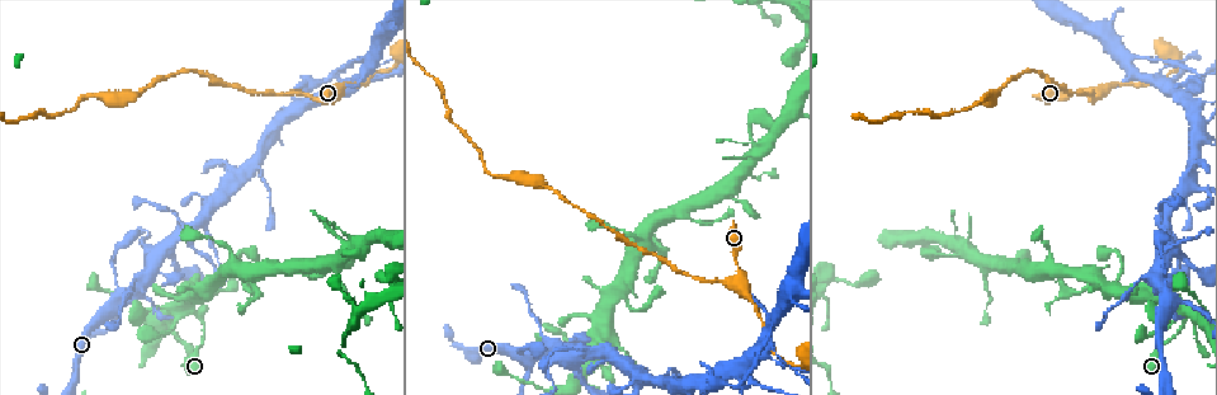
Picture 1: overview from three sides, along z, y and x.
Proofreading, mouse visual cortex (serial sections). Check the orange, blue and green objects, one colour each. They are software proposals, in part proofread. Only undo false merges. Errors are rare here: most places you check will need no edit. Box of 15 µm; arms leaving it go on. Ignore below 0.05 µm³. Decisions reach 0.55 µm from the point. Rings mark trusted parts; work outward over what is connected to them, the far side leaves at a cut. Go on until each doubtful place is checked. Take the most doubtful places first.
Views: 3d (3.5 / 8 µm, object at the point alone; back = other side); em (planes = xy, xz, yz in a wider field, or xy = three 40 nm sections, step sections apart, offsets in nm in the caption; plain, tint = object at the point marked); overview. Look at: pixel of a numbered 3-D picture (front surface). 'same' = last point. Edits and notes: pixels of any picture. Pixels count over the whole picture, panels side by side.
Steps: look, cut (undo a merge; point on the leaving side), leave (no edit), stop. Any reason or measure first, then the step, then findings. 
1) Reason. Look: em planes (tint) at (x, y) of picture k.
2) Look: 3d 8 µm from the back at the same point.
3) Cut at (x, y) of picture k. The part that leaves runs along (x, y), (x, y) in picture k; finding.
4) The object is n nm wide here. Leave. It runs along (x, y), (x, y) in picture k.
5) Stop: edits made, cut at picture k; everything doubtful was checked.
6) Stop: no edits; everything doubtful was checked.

Look: 3d 3.5 µm at (177, 231) of picture 1.

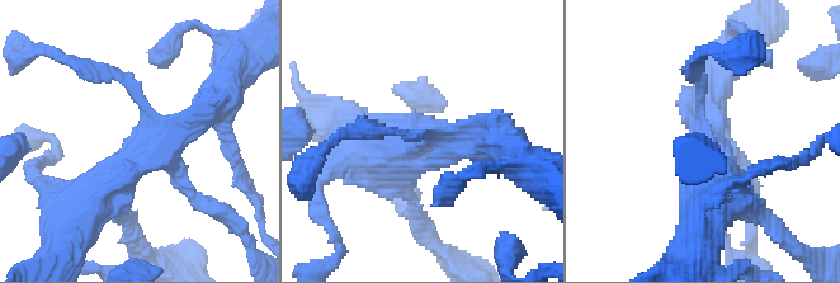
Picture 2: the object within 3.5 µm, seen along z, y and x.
4 arms meet here; the arms are 100, 150, 350, 600 nm wide. Look: em xy step 1 (tint) at (156, 153) of picture 2.

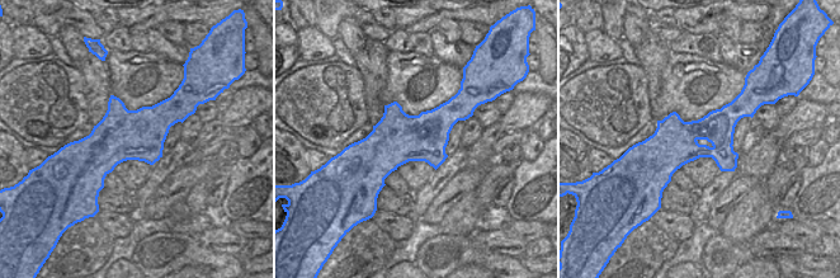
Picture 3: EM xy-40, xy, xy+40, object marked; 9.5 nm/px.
Leave. Continuous, no second cell.

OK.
Calibre changes. Look: 3d 8 µm at (741, 283) of picture 1.

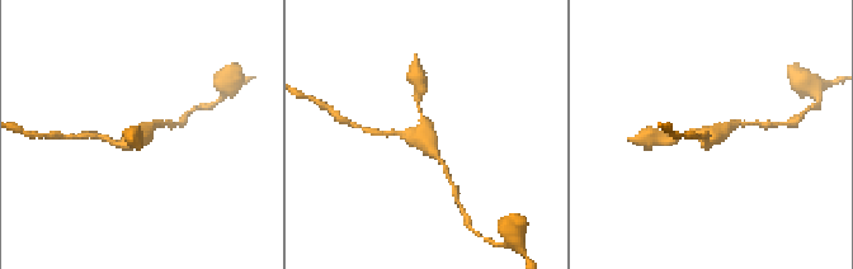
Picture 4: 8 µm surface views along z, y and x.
Look: em xy step 2 (tint) at (425, 133) of picture 4.

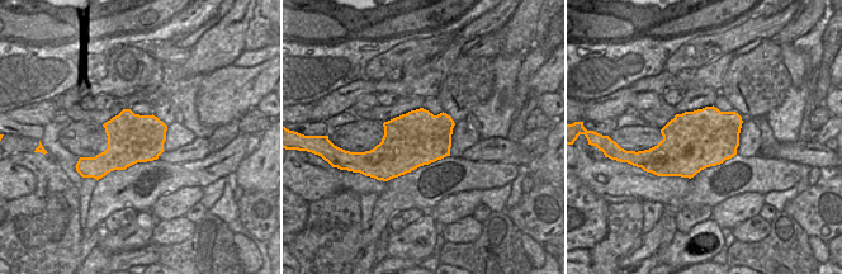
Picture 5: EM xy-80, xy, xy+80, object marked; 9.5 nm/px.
The arms are 150, 200, 250 nm wide. Leave. It runs along (418, 100), (423, 133), (389, 133) in picture 4; continuous, no second cell.

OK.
Look: 3d 3.5 µm at (659, 380) of picture 1.

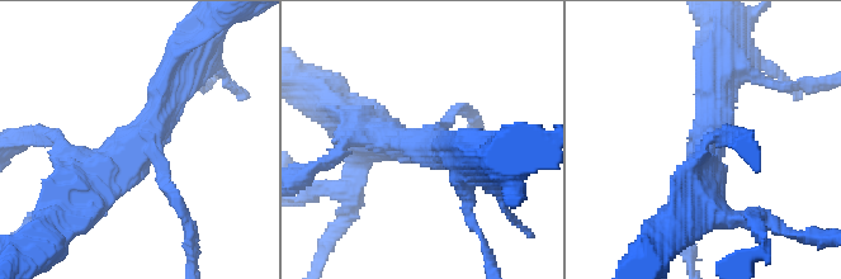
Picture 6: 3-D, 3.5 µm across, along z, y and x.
3 arms meet here; the arms are 100, 350, 500 nm wide; now the EM. Look: em planes (plain) at (422, 143) of picture 6.

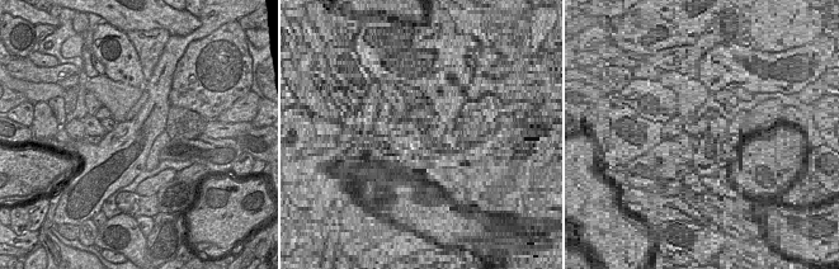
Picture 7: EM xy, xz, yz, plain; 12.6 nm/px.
Look: em planes (tint) at the same point.

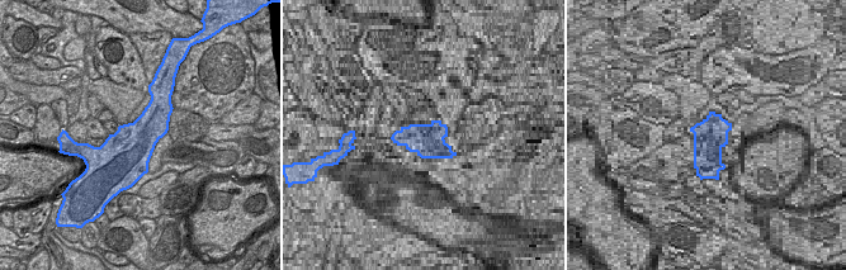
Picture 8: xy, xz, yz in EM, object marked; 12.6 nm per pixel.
The object is 600 nm wide here. Leave. It runs along (78, 204), (128, 162), (175, 72) in picture 6; one cell here.

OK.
Sharp bend. Look: 3d 8 µm at (748, 382) of picture 1.

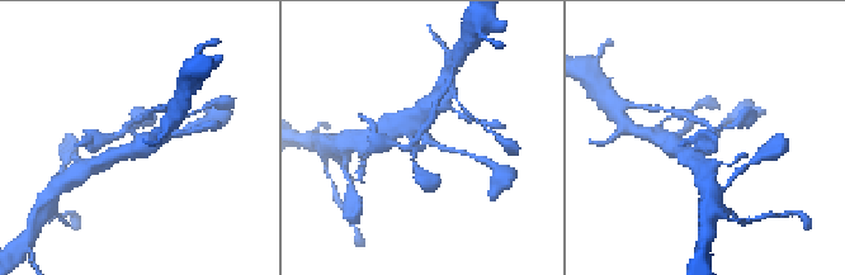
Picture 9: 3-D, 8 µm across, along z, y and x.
Look: 3d 3.5 µm at (422, 143) of picture 9.

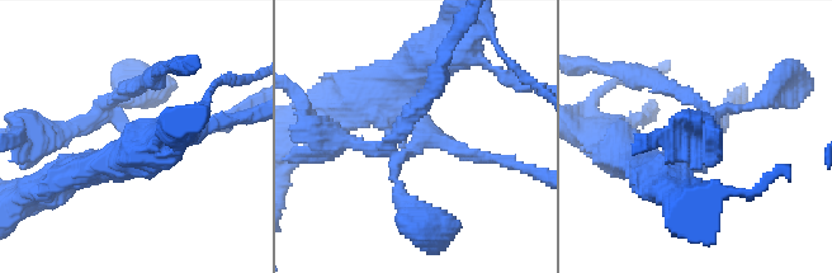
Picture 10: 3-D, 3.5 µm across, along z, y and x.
Now the EM. Look: em xy step 1 (tint) at (417, 139) of picture 10.

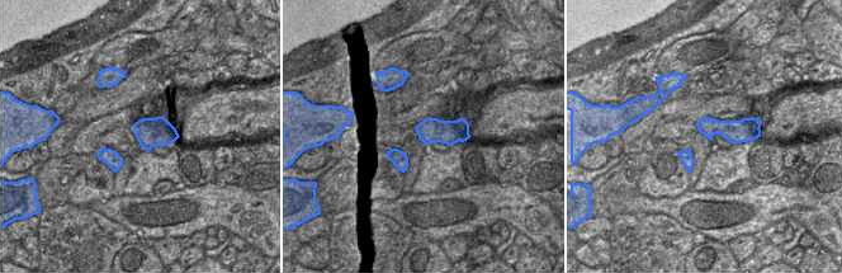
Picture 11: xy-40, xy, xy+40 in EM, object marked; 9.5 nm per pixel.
The object is 240 nm wide here. Leave. It runs along (653, 170), (685, 155), (702, 128) in picture 10; one cell here.

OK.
Sharp bend. Look: 3d 3.5 µm at (1186, 321) of picture 1.

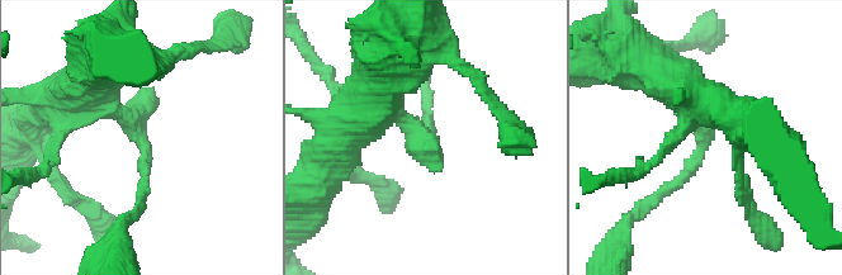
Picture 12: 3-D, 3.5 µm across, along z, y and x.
Shape alone is not enough. Look: em xy step 1 (tint) at (138, 134) of picture 12.

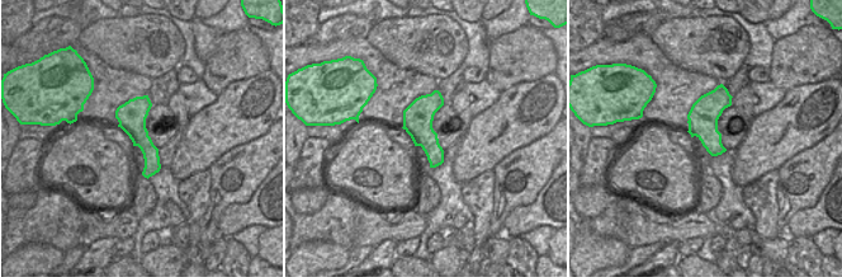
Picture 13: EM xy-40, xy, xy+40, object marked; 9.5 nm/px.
Leave. All the same cell.

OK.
Abrupt turn. Look: em xy step 5 (tint) at (352, 81) of picture 1.

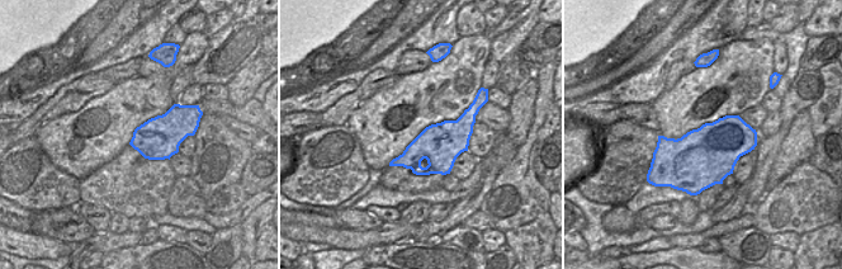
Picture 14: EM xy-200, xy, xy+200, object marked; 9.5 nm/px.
Wider look. Look: 3d 3.5 µm from the back at the same point.

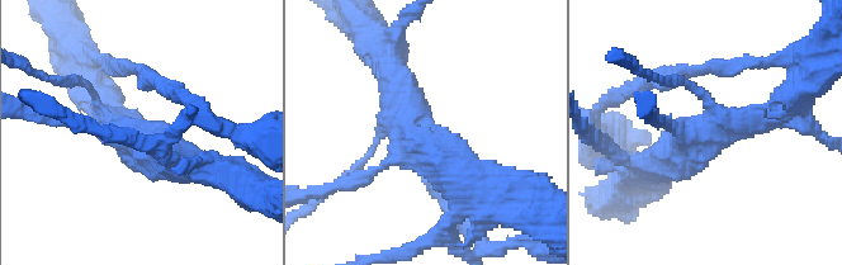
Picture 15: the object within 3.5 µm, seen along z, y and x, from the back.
The arms are 150, 200, 400, 400 nm wide. Leave. It runs along (482, 188), (412, 142), (392, 70) in picture 15; one cell here.

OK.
Stop: no edits; everything doubtful was checked.

